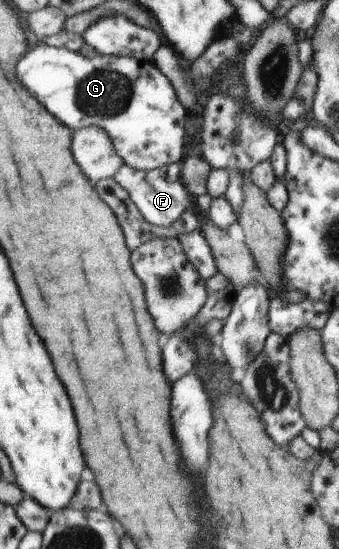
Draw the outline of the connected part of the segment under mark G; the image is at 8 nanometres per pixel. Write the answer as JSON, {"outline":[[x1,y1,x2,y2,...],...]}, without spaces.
{"outline":[[52,45,36,46,36,48,30,48,24,56,20,56,20,60,16,64,16,72,18,72,20,82,28,88,28,92,34,94,38,98,38,102,44,102,44,106,50,110,50,114,54,114,62,124,66,122,68,128,76,130,76,128,80,129,96,125,100,126,102,130,106,130,106,134,110,136,116,152,126,166,131,166,134,170,149,171,172,163,181,163,182,156,184,156,184,144,186,144,186,140,184,140,184,136,186,136,186,108,178,98,175,87,172,86,171,82,168,82,167,78,162,76,159,67,156,66,154,61,136,60,136,58,128,57,127,55,110,56,100,53,94,58,89,58,64,47,53,47]]}

